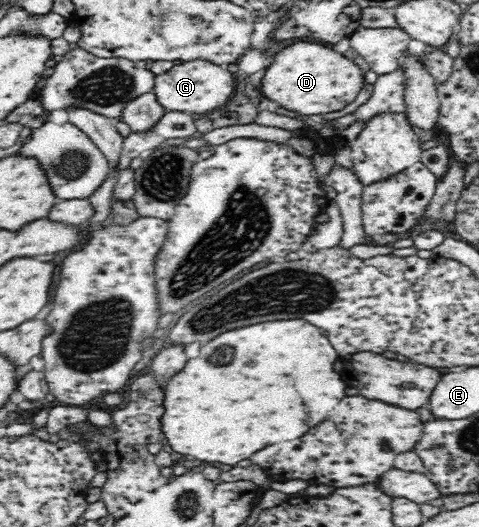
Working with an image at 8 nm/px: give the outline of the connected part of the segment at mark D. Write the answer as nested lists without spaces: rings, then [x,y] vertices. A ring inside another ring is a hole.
[[[295,43],[275,55],[275,61],[262,77],[259,91],[270,101],[277,101],[281,108],[295,111],[299,116],[319,117],[331,111],[339,111],[351,101],[365,84],[363,71],[347,57],[335,53],[329,47],[317,43]]]

